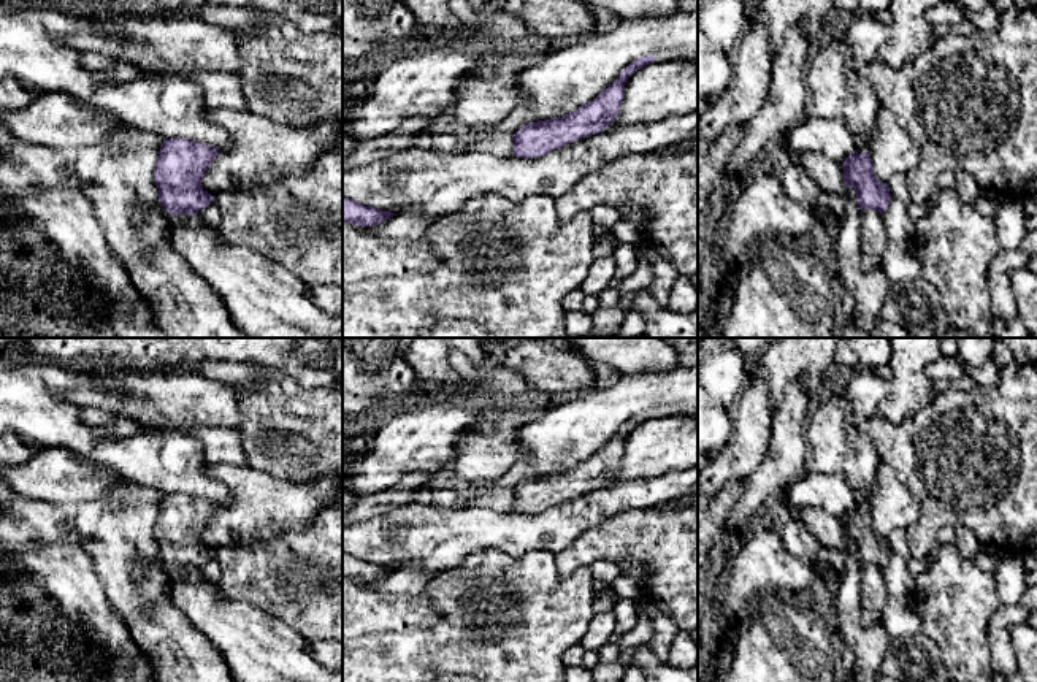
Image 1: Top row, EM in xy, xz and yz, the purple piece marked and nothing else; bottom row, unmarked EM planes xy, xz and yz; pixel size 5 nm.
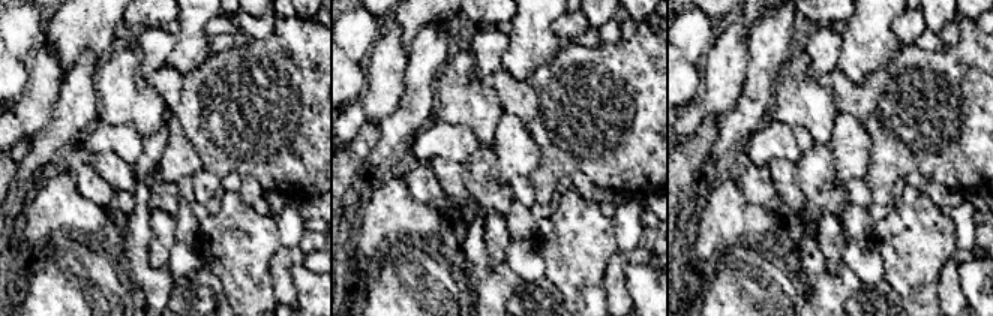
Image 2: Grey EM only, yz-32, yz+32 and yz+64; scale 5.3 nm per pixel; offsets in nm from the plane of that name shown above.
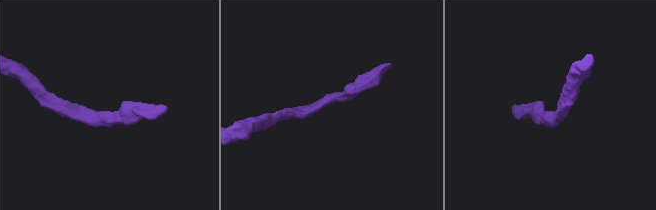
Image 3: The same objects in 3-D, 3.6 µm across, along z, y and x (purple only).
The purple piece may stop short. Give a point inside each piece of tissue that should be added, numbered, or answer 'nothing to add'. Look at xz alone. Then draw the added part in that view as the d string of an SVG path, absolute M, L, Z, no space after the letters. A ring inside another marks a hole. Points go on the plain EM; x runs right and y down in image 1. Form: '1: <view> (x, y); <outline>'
1: xz (663, 411); M660 406L653 411L656 412L655 419L671 417L671 416L677 414L677 411L674 408L669 408L669 406Z

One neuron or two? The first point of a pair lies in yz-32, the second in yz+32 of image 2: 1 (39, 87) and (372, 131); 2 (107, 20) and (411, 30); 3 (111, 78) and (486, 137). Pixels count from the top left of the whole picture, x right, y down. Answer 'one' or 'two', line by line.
1: two
2: one
3: one

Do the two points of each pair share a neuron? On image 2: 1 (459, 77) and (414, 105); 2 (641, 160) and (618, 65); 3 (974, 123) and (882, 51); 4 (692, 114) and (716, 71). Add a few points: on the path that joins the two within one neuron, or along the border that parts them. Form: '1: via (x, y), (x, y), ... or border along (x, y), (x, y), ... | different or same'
1: border along (449, 59), (435, 84), (432, 119) | different
2: via (641, 137), (641, 92), (638, 89) | same
3: border along (905, 45), (885, 66), (875, 71), (864, 81) | different
4: via (702, 104), (716, 90), (716, 81) | same

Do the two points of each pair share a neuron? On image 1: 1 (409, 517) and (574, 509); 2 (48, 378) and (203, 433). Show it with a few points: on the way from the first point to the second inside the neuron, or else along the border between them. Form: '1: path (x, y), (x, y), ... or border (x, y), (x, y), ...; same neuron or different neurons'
1: path (451, 528), (533, 528); same neuron
2: border (162, 427), (189, 430), (198, 440), (205, 460); different neurons

